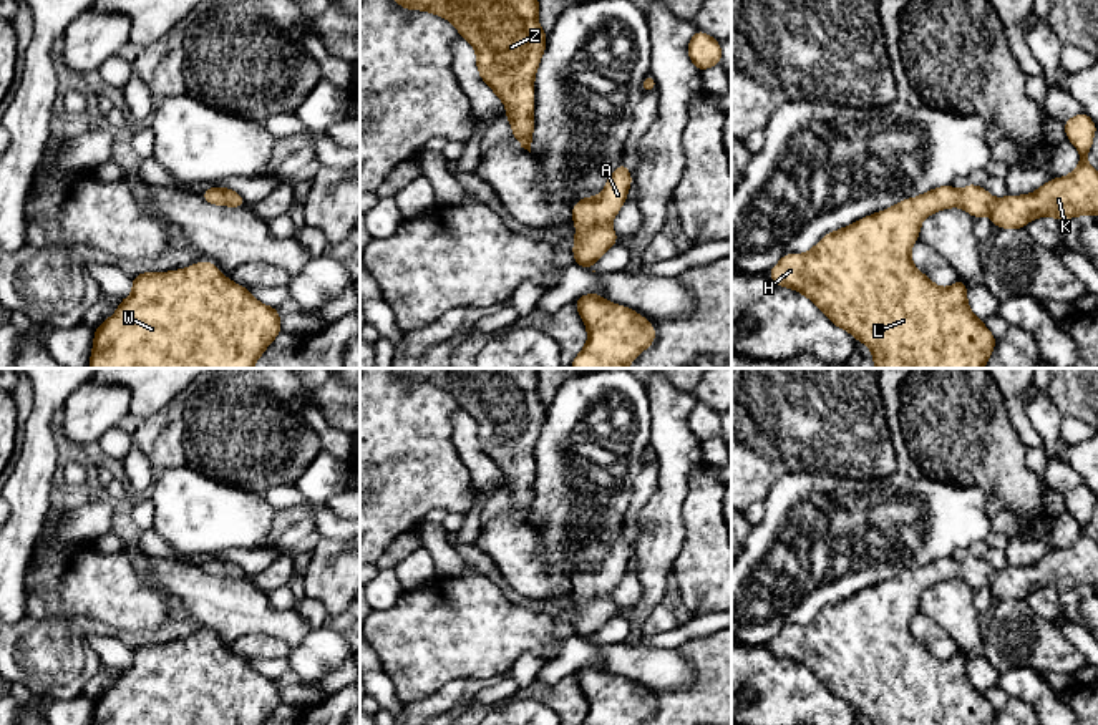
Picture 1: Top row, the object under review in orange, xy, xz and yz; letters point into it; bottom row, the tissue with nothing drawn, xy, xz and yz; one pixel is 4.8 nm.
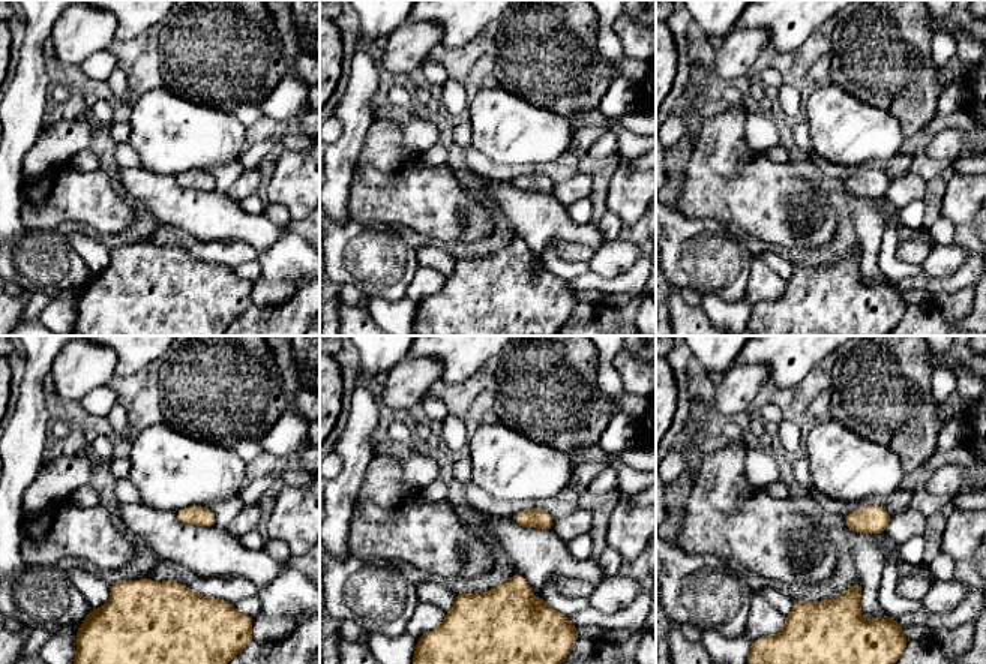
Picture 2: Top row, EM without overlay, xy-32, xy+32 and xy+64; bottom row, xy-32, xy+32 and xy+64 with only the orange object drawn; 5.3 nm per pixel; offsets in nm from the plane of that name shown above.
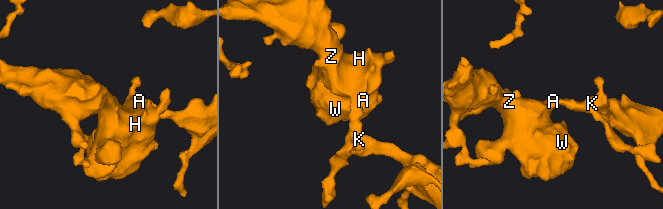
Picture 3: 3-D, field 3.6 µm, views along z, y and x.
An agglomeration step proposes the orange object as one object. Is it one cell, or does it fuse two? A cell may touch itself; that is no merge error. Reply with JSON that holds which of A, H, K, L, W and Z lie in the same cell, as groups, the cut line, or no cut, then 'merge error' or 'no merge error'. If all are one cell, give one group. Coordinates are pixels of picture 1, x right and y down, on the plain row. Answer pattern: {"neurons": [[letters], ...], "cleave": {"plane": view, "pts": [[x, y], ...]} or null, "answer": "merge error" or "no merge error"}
{"neurons": [["A", "H", "K", "L", "W", "Z"]], "cleave": null, "answer": "no merge error"}

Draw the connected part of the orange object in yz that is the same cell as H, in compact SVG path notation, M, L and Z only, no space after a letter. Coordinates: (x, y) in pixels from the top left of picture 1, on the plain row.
M1086 484L1073 488L1063 498L1068 513L1080 523L1080 536L1071 546L1055 549L1032 566L1007 566L1002 571L974 556L962 562L952 557L935 559L826 606L808 625L785 625L770 642L770 650L811 670L836 698L848 702L872 725L992 725L997 712L970 684L964 652L937 659L914 639L911 619L919 612L921 594L929 586L955 577L972 589L989 586L995 599L1005 601L1022 601L1043 587L1098 587L1098 543L1086 533L1098 498Z

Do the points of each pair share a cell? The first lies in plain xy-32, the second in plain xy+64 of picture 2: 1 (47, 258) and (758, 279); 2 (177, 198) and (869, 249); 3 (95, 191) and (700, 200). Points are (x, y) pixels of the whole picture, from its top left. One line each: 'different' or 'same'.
1: different
2: same
3: same

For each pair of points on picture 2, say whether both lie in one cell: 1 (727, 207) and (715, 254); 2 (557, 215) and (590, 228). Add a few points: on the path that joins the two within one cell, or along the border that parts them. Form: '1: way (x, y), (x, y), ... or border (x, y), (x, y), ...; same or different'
1: border (688, 216), (718, 221), (725, 225); different
2: way (565, 222), (572, 230), (583, 230); same

